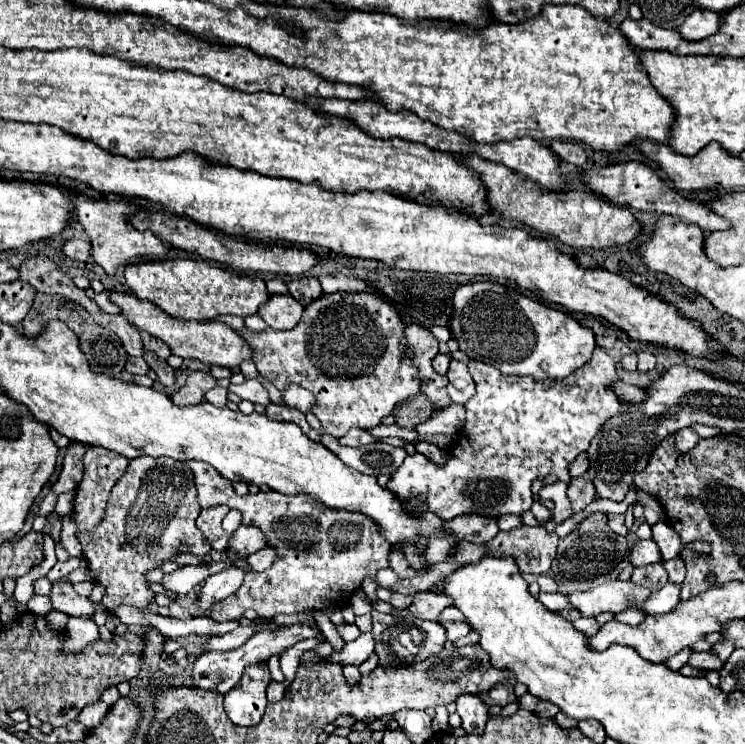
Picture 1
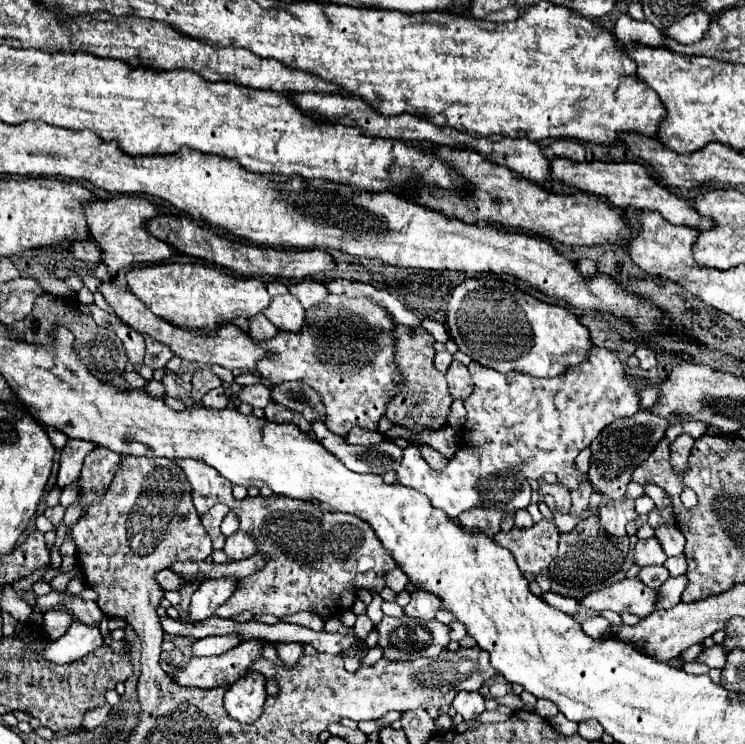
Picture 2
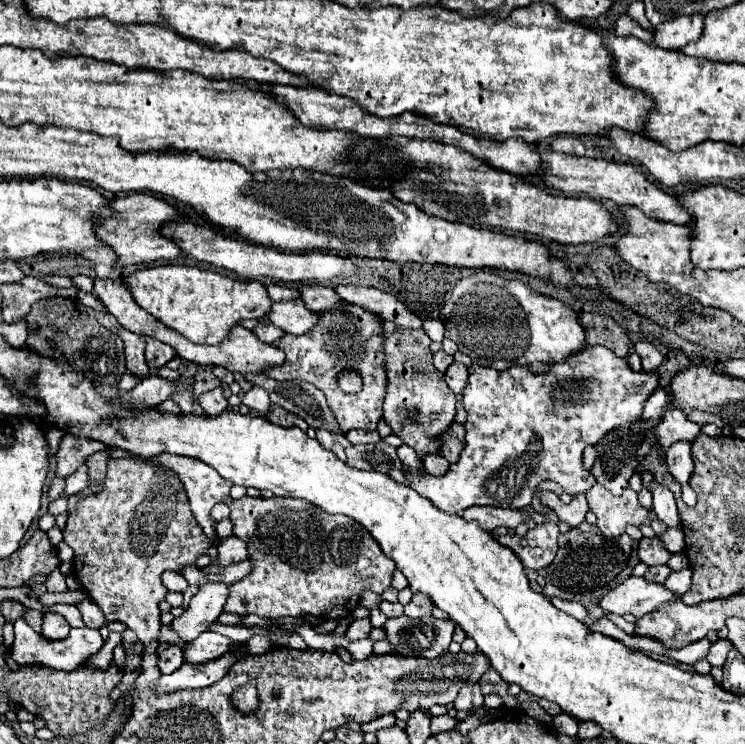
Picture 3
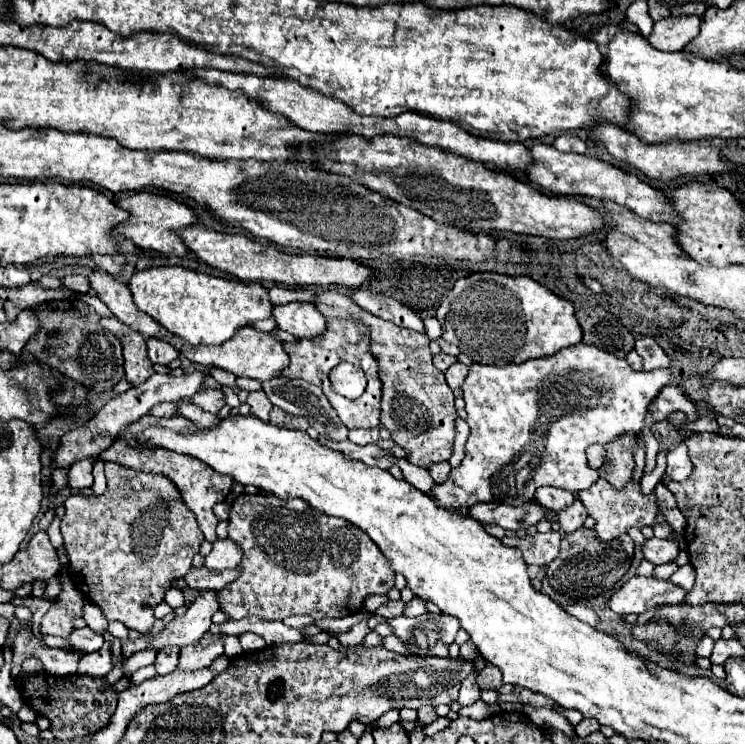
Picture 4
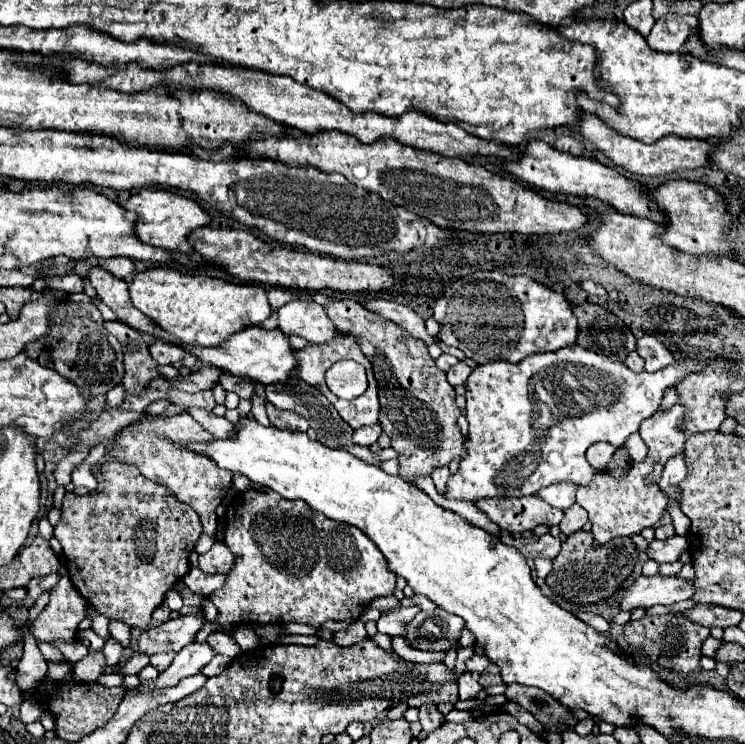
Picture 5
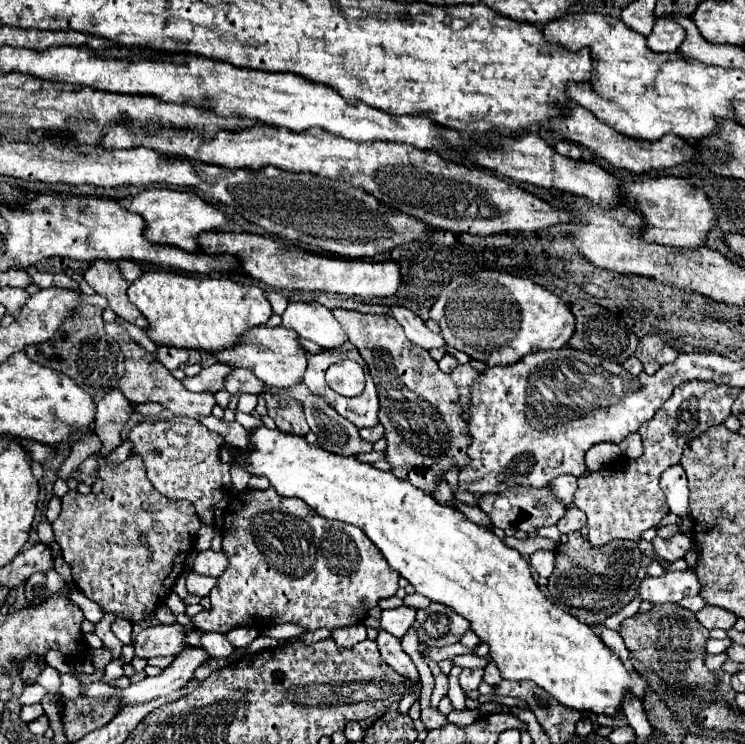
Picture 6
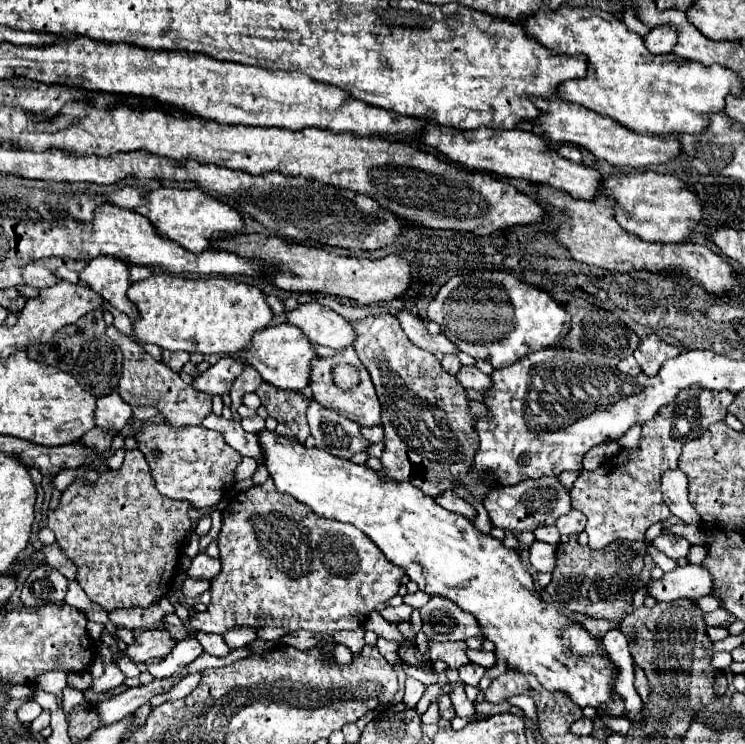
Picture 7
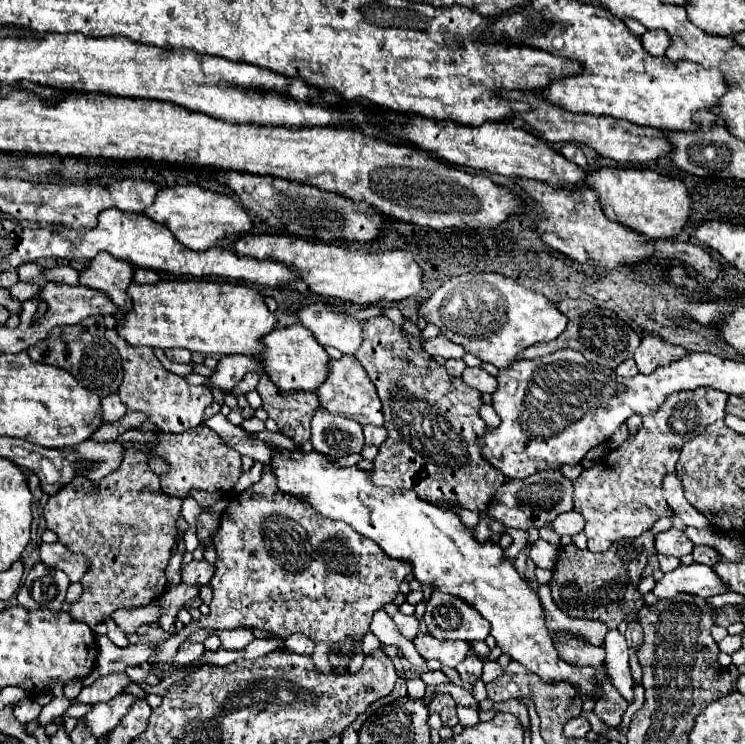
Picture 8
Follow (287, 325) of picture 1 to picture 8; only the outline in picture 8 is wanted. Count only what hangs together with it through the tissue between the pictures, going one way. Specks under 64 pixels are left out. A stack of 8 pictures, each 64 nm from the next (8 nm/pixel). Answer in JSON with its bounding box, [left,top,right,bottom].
[298,304,362,356]

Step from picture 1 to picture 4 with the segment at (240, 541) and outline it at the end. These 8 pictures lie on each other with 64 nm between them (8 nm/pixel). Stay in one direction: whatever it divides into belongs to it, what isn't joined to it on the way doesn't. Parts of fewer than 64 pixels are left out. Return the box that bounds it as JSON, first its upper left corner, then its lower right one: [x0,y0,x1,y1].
[204,538,242,572]

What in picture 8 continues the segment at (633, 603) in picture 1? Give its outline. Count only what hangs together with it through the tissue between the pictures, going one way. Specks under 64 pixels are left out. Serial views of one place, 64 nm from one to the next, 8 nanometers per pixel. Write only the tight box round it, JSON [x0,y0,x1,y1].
[654,564,728,598]

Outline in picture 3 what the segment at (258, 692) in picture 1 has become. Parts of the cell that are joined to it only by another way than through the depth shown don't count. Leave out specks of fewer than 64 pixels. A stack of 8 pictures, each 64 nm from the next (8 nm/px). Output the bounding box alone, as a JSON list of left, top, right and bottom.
[232,684,256,712]

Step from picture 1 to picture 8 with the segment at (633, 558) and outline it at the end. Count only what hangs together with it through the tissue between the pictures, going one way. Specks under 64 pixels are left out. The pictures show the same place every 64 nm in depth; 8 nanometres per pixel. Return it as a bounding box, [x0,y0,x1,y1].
[656,530,694,558]

